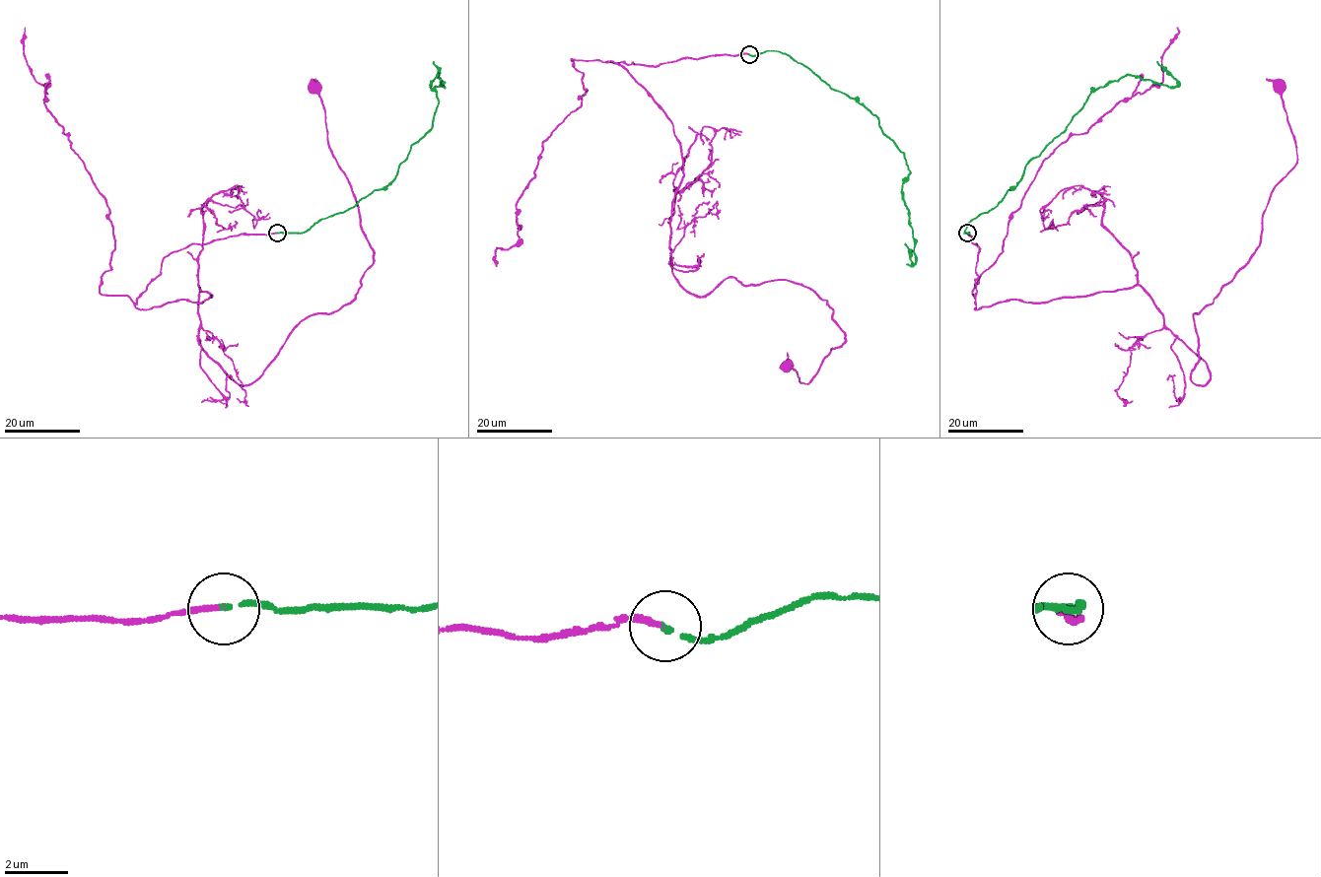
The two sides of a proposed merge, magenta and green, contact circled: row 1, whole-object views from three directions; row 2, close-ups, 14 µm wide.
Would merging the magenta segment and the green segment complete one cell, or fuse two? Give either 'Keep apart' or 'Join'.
Join

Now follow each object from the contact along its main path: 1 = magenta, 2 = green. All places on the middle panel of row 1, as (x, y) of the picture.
1: (749, 54), (606, 62), (680, 145), (688, 292), (785, 280), (833, 309), (845, 342), (808, 383), (787, 352)
2: (749, 54), (780, 51), (877, 118), (910, 172), (901, 191), (913, 264), (905, 243)

